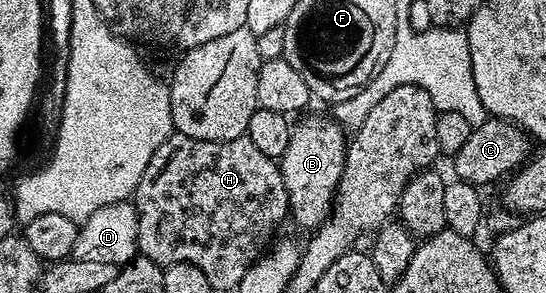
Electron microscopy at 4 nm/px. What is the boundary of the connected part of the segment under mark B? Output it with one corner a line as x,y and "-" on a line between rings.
309,114
305,115
307,118
303,122
293,123
288,148
284,148
280,165
284,188
290,201
289,217
294,217
298,226
317,228
330,217
336,201
340,176
346,163
348,134
342,123
333,117

